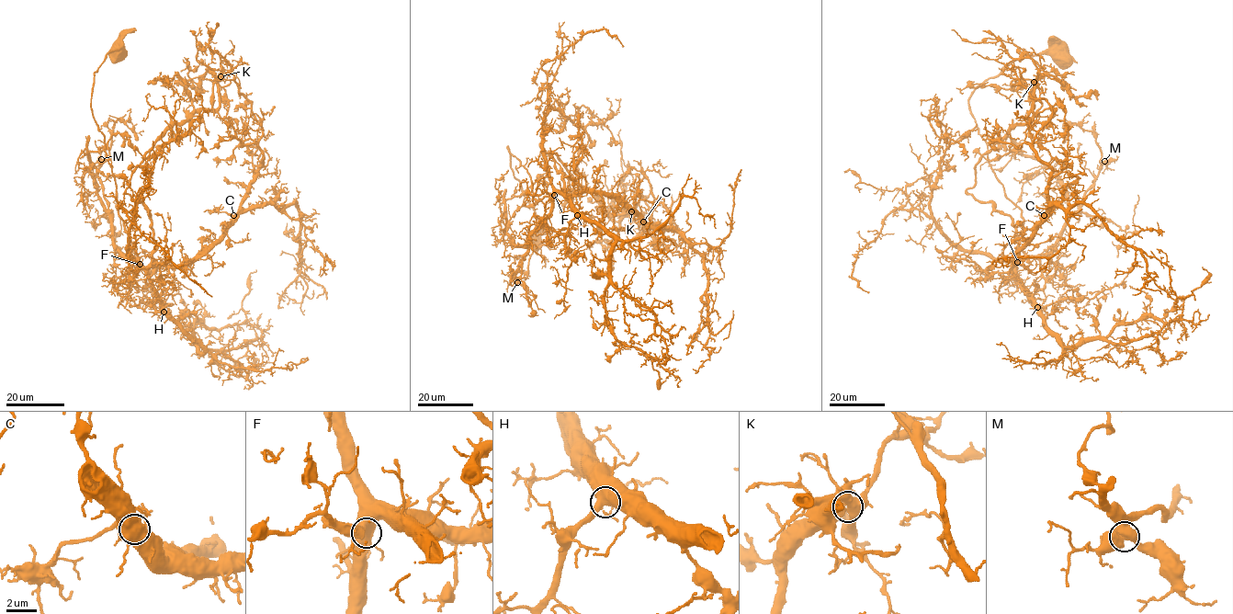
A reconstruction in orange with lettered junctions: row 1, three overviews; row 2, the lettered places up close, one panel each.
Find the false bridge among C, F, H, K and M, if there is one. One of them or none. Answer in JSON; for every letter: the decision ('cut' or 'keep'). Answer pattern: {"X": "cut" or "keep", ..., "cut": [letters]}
{"C": "keep", "F": "keep", "H": "keep", "K": "cut", "M": "keep", "cut": ["K"]}

